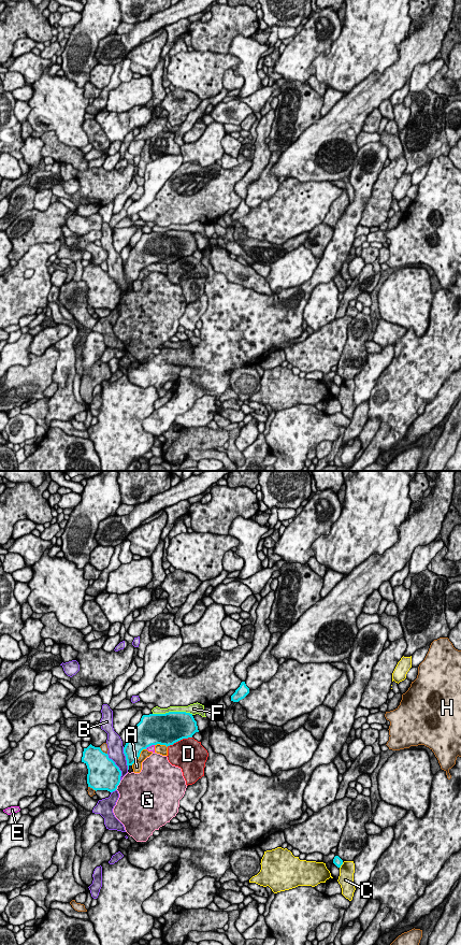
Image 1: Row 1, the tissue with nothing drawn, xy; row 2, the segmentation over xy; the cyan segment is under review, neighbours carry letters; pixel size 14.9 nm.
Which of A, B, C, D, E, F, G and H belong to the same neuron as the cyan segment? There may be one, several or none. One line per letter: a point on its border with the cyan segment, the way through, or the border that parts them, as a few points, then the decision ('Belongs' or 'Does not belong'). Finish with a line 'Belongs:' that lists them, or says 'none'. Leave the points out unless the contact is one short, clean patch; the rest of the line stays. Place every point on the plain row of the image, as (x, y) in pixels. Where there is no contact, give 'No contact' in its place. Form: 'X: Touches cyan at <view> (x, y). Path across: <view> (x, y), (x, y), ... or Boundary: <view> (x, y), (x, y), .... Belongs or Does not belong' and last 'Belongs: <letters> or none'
A: Touches cyan at xy (139, 274). Does not belong
B: Touches cyan at xy (117, 285). Belongs
C: Touches cyan at xy (341, 383). Does not belong
D: Touches cyan at xy (178, 258). Does not belong
E: Touches cyan at xy (149, 263). Does not belong
F: Touches cyan at xy (173, 230). Does not belong
G: Touches cyan at xy (118, 302). Does not belong
H: Touches cyan at xy (102, 270). Does not belong
Belongs: B

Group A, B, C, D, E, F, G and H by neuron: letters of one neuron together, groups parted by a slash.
A E / B / C / D / F / G / H

